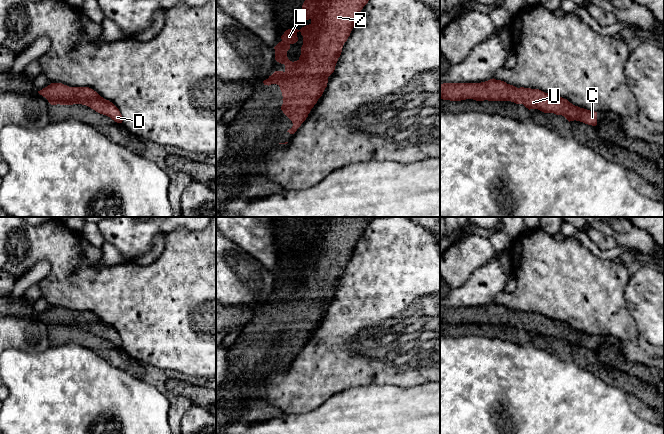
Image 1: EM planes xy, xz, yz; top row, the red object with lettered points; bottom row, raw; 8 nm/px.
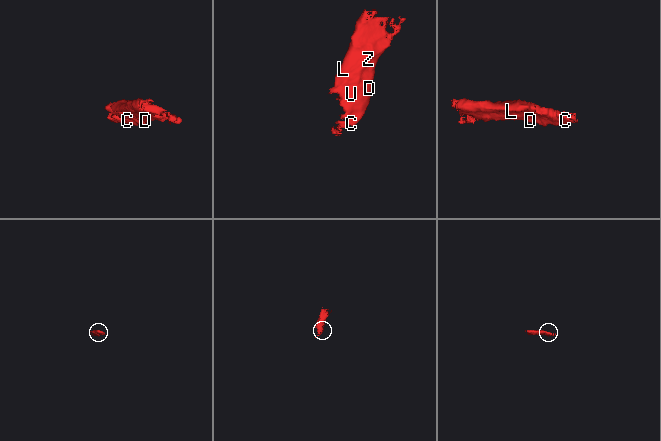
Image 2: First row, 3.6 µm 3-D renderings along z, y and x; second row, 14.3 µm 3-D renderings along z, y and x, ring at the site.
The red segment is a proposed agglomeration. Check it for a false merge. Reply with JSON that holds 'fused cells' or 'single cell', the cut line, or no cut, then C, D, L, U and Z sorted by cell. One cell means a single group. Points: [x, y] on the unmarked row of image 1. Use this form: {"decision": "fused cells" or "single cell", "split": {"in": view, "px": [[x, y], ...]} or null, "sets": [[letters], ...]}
{"decision": "single cell", "split": null, "sets": [["C", "D", "L", "U", "Z"]]}

